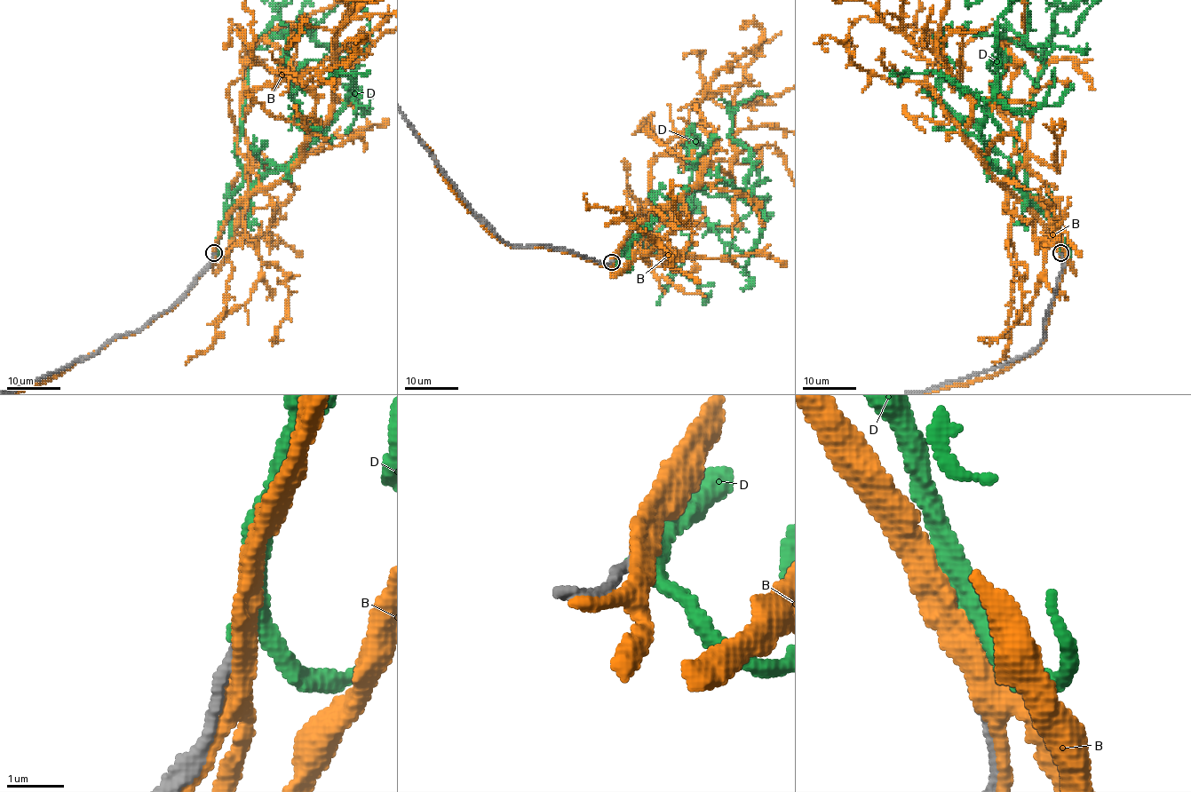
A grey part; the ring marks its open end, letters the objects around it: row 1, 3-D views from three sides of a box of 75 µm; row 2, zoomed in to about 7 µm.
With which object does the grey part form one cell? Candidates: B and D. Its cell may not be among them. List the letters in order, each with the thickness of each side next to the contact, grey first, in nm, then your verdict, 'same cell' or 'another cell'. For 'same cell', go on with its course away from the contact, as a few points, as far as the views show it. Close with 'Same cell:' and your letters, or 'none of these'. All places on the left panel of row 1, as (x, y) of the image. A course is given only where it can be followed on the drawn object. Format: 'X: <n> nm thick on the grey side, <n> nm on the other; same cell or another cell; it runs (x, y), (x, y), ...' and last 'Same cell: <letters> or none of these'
B: 200 nm thick on the grey side, 280 nm on the other; another cell
D: 180 nm thick on the grey side, 280 nm on the other; same cell
Same cell: D

